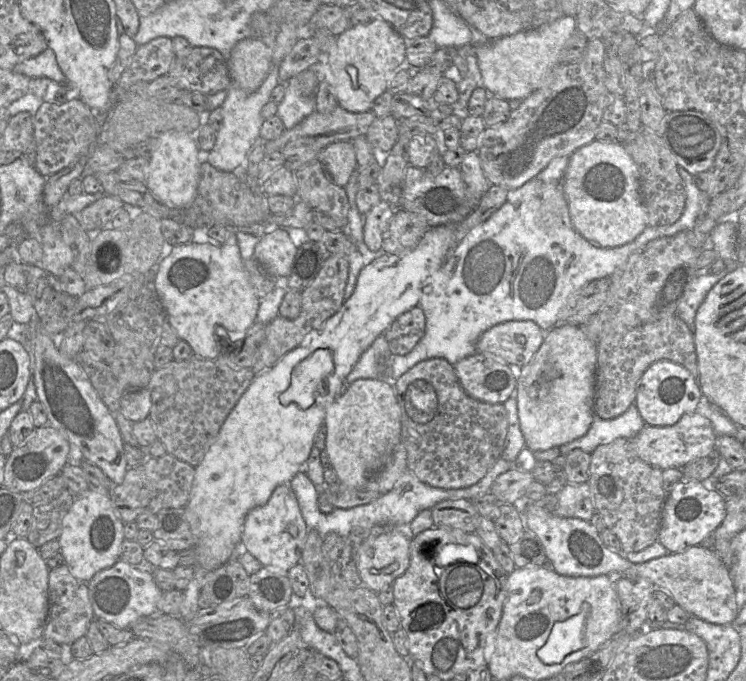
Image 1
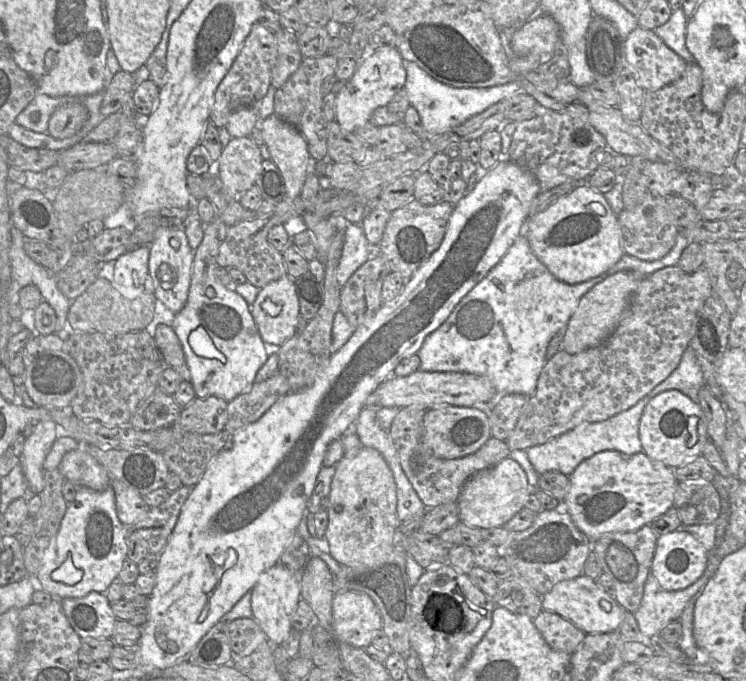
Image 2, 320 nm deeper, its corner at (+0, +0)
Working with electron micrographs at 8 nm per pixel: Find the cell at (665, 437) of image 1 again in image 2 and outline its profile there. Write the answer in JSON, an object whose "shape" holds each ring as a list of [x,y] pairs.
{"shape":[[[615,450],[594,454],[580,463],[569,477],[570,489],[561,506],[566,509],[575,525],[591,542],[598,540],[606,533],[634,532],[651,524],[673,506],[679,484],[674,469],[662,462],[652,460],[644,452],[626,455]]]}

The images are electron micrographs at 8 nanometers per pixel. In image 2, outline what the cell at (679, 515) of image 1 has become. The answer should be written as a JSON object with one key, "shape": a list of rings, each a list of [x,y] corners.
{"shape":[[[679,529],[658,538],[651,573],[663,590],[677,591],[697,581],[703,575],[707,563],[708,552],[699,540],[689,531]]]}

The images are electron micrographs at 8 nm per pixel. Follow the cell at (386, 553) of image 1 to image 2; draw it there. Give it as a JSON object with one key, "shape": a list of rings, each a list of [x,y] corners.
{"shape":[[[337,592],[332,601],[332,632],[338,643],[366,649],[382,629],[381,615],[364,592]]]}

